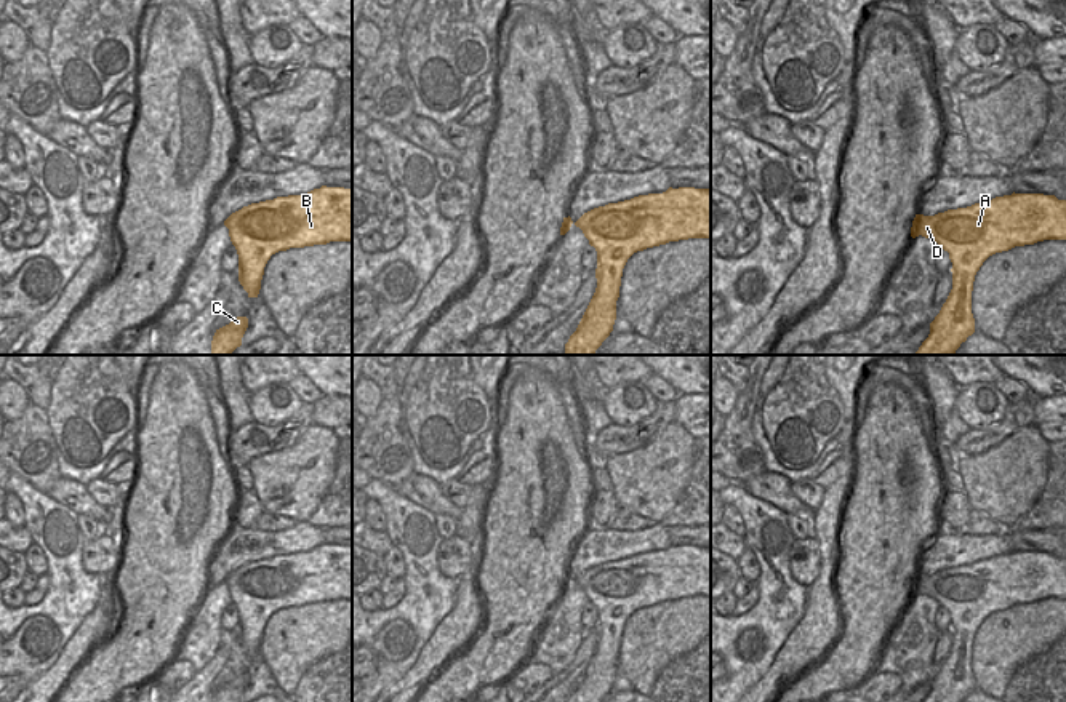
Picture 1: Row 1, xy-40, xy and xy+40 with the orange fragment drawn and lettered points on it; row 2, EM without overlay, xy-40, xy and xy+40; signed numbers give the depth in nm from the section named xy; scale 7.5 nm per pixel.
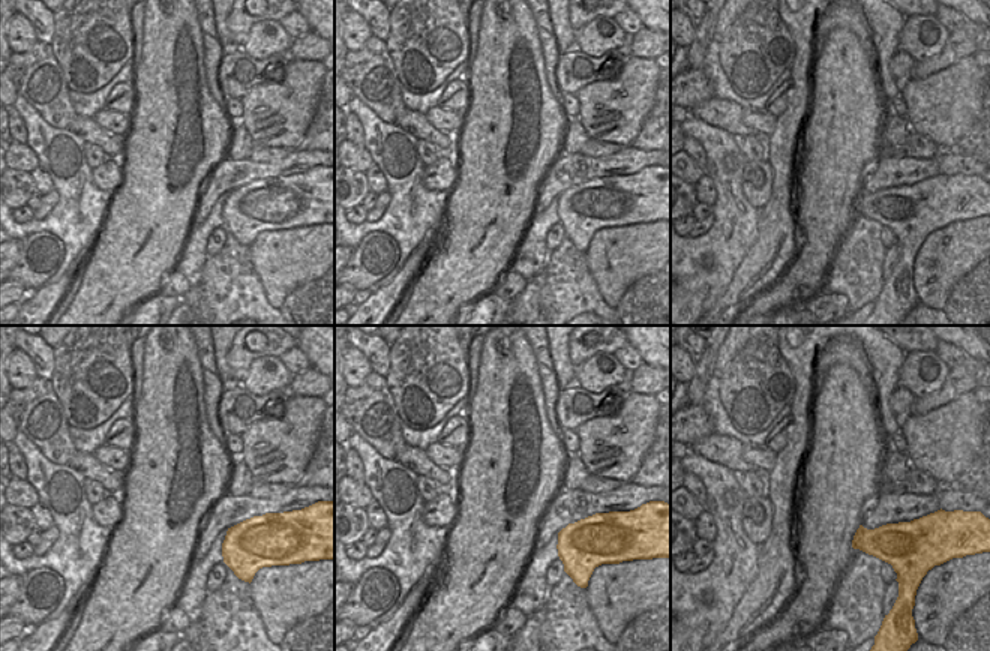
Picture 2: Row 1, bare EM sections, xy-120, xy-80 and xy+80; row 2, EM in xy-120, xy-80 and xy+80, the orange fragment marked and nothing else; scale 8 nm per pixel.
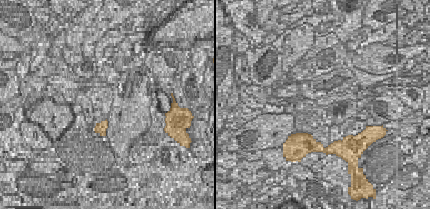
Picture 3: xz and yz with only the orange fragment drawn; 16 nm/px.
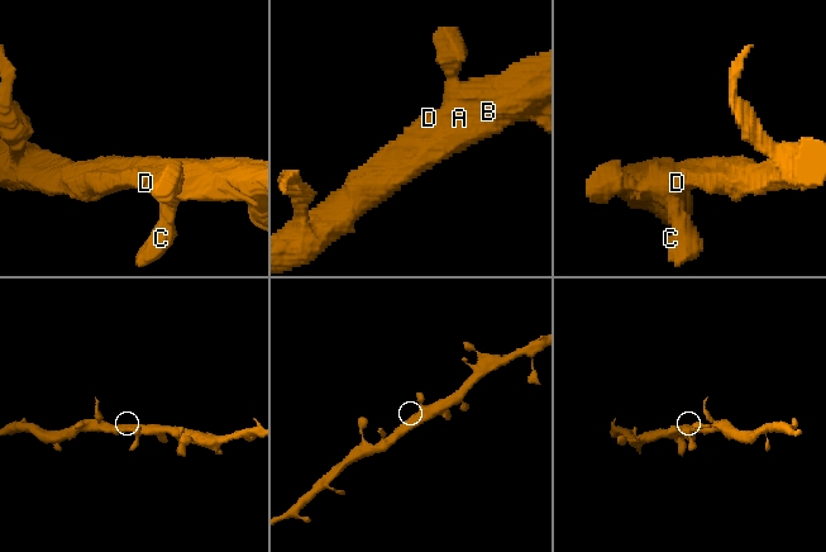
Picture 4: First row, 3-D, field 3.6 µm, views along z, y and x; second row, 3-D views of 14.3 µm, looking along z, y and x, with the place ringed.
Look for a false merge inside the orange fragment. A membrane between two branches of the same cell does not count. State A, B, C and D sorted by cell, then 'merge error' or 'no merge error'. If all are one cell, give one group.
groups A B C D; no merge error

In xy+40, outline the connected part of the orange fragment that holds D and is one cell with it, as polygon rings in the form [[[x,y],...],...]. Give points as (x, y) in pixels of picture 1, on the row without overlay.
[[[1012,552],[935,574],[916,572],[911,595],[925,595],[949,611],[952,648],[922,702],[962,702],[975,691],[972,649],[983,620],[1015,604],[1066,598],[1066,558]]]

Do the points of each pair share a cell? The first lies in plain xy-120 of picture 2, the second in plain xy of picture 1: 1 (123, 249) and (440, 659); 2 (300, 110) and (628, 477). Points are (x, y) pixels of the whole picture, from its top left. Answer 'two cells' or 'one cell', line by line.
1: two cells
2: one cell

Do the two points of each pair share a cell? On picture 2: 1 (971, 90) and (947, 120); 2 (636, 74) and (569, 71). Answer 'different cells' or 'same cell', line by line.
1: same cell
2: different cells

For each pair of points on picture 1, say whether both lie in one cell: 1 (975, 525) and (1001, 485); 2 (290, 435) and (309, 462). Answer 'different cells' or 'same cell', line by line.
1: different cells
2: different cells

